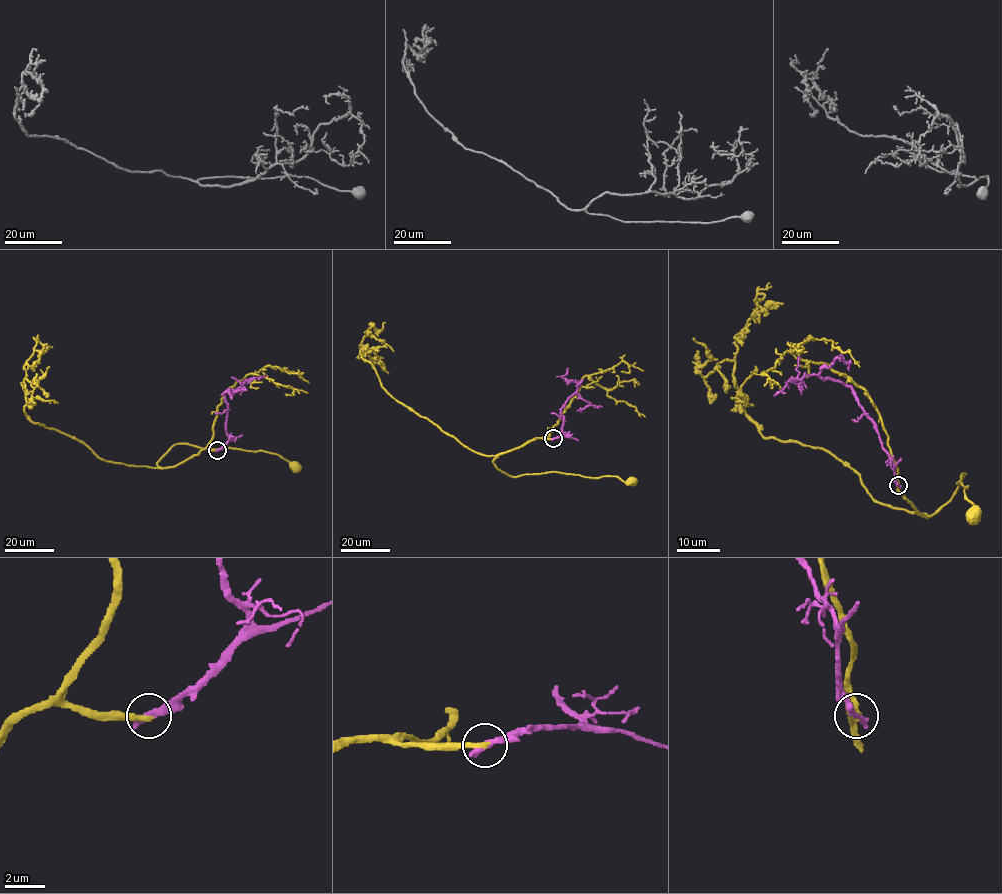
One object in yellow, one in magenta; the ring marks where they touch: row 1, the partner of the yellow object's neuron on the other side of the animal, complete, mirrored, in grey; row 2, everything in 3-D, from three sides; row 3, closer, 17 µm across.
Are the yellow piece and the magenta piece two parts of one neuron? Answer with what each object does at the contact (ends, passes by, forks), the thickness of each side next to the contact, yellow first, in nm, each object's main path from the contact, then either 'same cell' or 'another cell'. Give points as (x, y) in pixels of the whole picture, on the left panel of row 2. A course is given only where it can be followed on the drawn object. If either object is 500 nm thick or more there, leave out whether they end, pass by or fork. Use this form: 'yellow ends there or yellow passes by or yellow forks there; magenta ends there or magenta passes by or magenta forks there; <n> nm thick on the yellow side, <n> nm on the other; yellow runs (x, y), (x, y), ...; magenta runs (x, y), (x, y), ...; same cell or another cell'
yellow ends there; magenta ends there; 300 nm thick on the yellow side, 400 nm on the other; yellow runs (217, 450), (202, 449), (174, 466), (157, 463), (176, 444), (188, 444), (274, 453), (296, 468); magenta runs (217, 450), (229, 436), (224, 394), (241, 387), (227, 390), (231, 399); another cell

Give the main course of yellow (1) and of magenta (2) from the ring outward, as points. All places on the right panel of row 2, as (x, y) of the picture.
1: (898, 485), (922, 515), (932, 515), (965, 475), (957, 483), (967, 486), (965, 496), (975, 507), (971, 518)
2: (898, 485), (893, 462), (882, 447), (875, 422), (849, 386), (809, 374), (794, 383), (790, 380), (774, 395)

